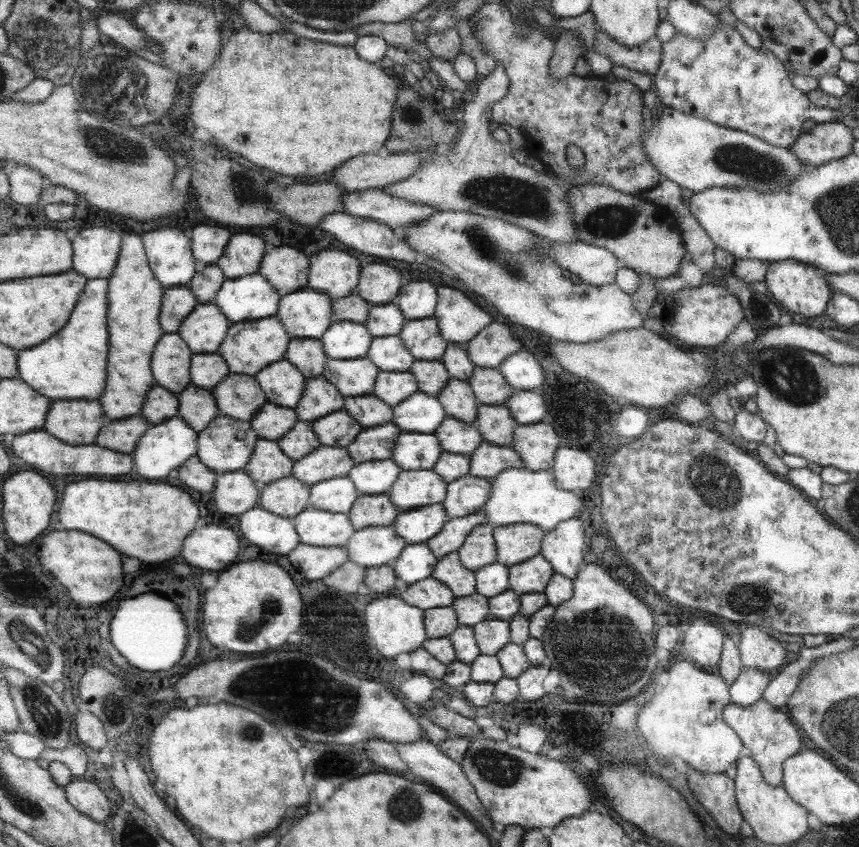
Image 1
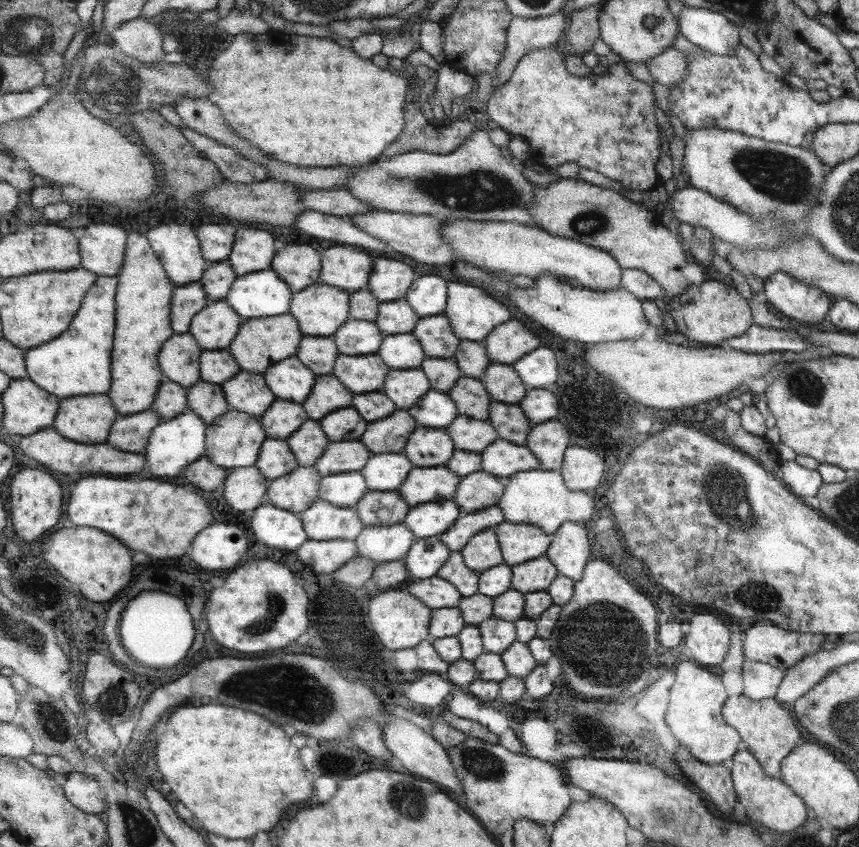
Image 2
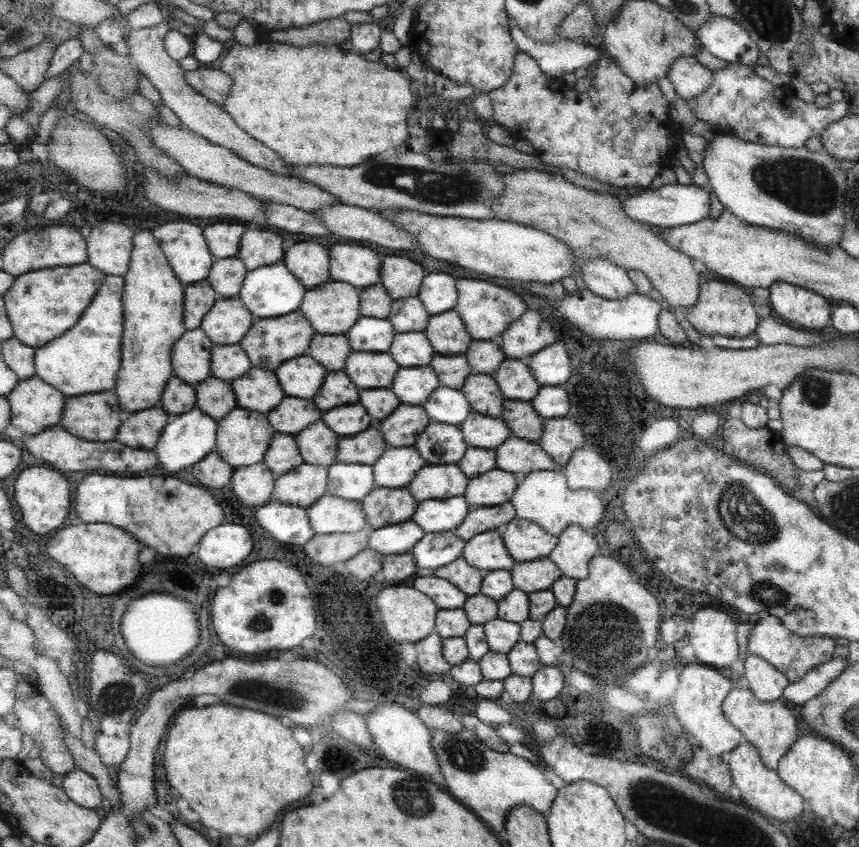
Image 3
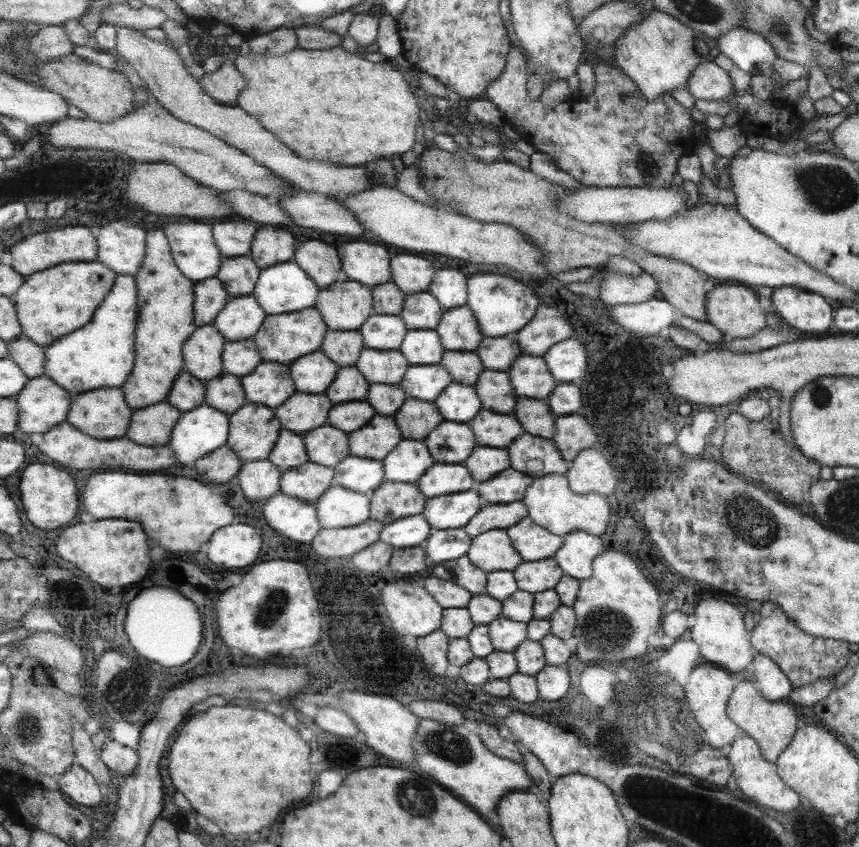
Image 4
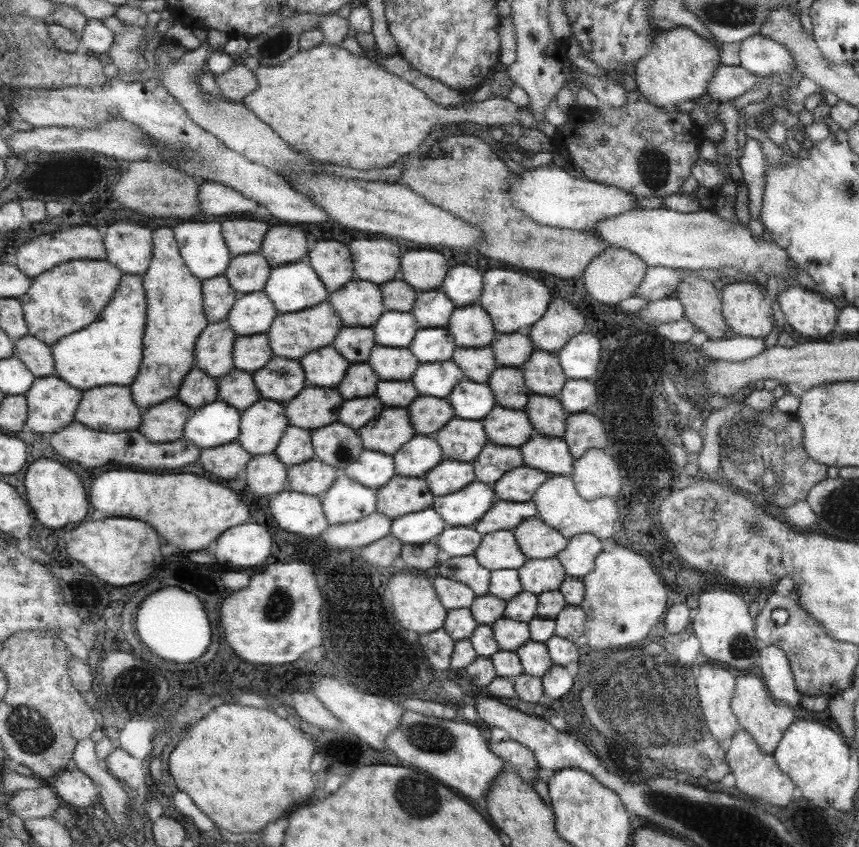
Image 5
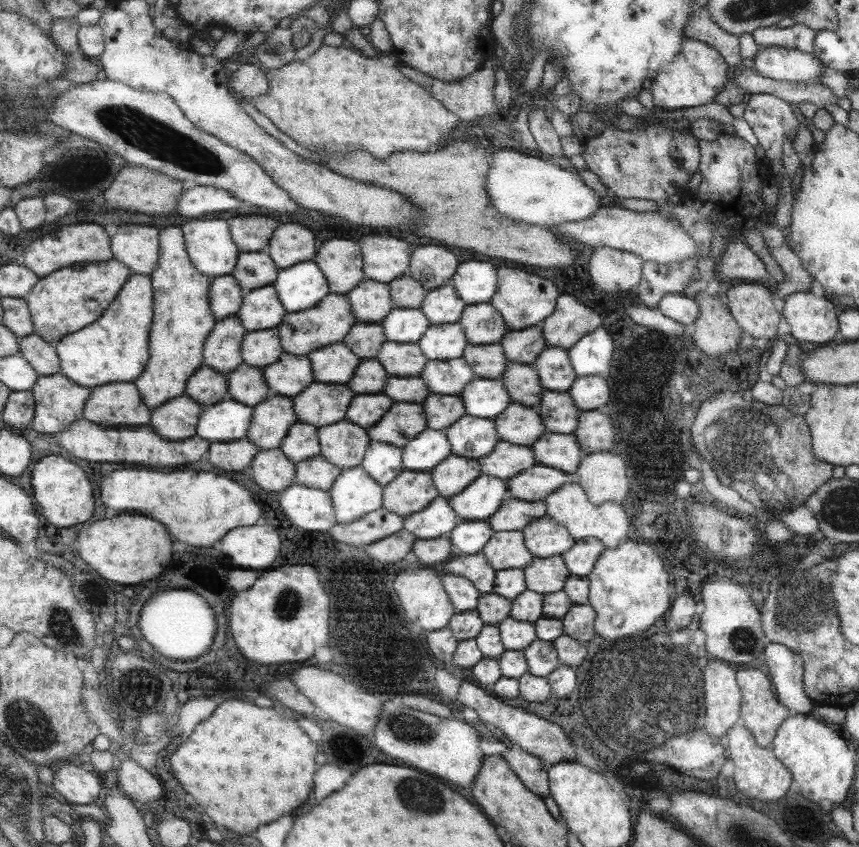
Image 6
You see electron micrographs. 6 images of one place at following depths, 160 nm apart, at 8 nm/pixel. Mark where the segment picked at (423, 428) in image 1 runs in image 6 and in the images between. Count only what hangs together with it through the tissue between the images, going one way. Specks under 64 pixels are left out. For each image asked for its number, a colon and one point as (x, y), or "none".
2: (435, 410)
3: (446, 405)
4: (458, 403)
5: (470, 400)
6: (483, 398)

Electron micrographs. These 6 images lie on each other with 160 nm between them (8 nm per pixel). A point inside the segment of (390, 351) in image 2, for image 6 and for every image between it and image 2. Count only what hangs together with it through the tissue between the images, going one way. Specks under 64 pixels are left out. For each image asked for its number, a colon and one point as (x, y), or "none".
3: (410, 349)
4: (421, 347)
5: (429, 345)
6: (440, 342)

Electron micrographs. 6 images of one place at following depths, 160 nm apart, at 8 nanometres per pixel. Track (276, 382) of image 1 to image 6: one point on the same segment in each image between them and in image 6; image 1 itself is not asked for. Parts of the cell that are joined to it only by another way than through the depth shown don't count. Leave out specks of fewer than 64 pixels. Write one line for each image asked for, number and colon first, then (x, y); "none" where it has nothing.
2: (291, 379)
3: (303, 377)
4: (315, 373)
5: (327, 368)
6: (337, 363)

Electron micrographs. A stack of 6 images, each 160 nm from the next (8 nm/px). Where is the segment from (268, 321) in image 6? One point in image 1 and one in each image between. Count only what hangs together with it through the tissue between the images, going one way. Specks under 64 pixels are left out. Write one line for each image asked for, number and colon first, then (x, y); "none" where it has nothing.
1: (206, 328)
2: (218, 324)
3: (229, 321)
4: (242, 318)
5: (254, 313)

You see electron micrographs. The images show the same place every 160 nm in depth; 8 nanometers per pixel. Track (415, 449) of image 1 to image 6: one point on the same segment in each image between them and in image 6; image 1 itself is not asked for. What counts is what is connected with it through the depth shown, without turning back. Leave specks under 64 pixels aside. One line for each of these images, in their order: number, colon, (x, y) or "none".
2: (425, 448)
3: (439, 444)
4: (451, 442)
5: (462, 440)
6: (470, 437)

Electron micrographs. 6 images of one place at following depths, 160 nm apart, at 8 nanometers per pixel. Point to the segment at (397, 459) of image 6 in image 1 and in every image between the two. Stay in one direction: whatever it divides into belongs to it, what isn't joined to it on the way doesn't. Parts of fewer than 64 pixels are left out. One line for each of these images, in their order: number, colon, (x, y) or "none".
1: (338, 495)
2: (347, 489)
3: (353, 481)
4: (364, 475)
5: (374, 469)

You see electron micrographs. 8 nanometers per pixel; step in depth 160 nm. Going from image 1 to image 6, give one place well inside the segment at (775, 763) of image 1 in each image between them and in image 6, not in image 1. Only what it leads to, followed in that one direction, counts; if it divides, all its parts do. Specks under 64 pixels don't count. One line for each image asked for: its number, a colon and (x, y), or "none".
2: (769, 733)
3: (769, 726)
4: (772, 725)
5: (759, 715)
6: (762, 713)

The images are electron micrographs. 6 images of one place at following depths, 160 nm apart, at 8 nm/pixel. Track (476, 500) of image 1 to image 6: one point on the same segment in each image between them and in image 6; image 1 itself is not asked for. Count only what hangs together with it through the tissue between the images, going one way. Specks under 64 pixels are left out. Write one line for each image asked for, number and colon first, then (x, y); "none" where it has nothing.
2: (478, 490)
3: (494, 487)
4: (509, 485)
5: (520, 484)
6: (537, 483)

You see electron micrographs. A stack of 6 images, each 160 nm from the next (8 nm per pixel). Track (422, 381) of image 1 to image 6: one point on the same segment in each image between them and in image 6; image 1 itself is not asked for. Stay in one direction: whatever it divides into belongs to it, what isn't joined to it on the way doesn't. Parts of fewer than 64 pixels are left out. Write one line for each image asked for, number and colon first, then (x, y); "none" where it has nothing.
2: (442, 373)
3: (452, 370)
4: (465, 366)
5: (477, 363)
6: (487, 361)

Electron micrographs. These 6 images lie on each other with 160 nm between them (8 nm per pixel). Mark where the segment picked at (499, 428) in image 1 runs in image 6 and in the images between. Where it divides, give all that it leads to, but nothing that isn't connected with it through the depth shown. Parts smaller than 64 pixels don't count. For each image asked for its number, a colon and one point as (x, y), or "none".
2: (511, 423)
3: (523, 421)
4: (536, 418)
5: (548, 417)
6: (559, 413)

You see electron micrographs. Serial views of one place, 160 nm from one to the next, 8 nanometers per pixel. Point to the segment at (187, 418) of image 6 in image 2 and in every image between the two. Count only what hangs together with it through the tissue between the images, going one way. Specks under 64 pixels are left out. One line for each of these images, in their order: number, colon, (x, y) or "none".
2: (132, 434)
3: (143, 430)
4: (153, 426)
5: (166, 422)

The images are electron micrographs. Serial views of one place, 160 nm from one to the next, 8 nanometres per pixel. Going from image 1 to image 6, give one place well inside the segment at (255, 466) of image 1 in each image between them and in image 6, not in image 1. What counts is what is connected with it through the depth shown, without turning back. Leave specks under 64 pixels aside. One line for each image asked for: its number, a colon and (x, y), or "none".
2: (277, 459)
3: (284, 456)
4: (291, 451)
5: (297, 446)
6: (303, 441)

